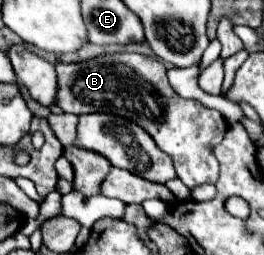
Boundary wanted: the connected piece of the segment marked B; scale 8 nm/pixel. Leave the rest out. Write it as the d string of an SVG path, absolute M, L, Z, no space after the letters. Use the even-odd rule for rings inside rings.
M115 53L83 63L57 63L55 71L55 105L59 105L63 113L113 113L133 119L149 131L161 151L171 155L177 177L189 189L217 181L219 163L213 155L213 147L223 141L227 121L219 111L209 109L199 101L179 97L171 89L161 61L139 53Z

